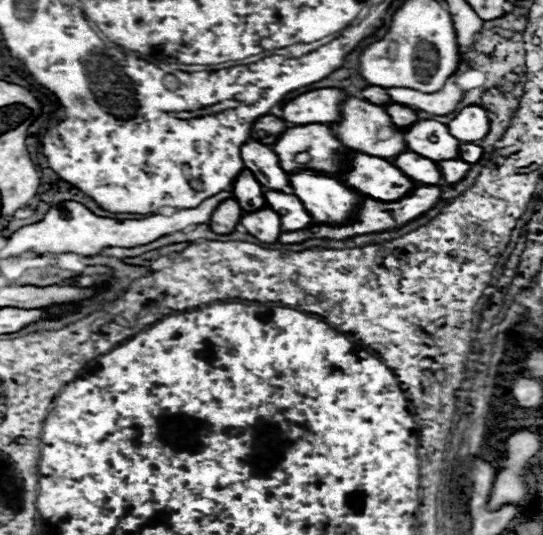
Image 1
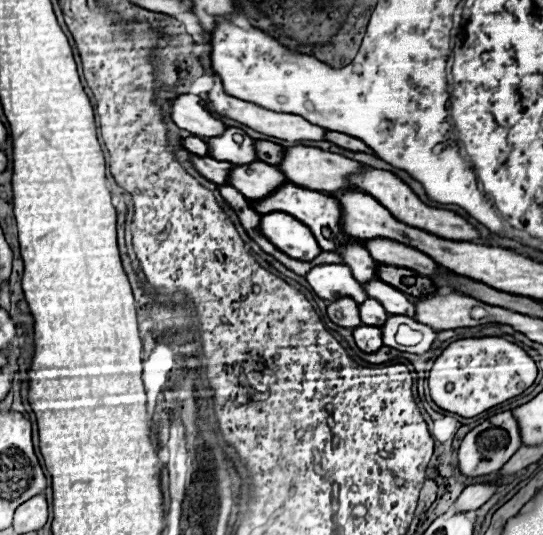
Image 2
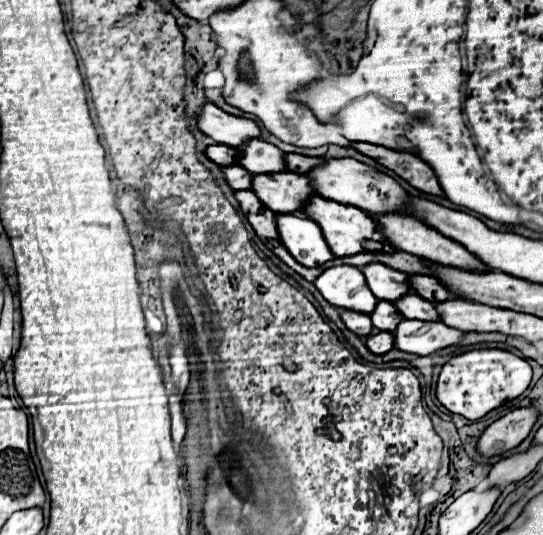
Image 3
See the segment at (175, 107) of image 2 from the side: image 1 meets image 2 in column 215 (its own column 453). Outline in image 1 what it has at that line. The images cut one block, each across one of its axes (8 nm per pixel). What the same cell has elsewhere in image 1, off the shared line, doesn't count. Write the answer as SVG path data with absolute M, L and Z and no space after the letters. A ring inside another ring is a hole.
M480 106L462 108L446 126L460 142L476 142L488 134L488 118Z

